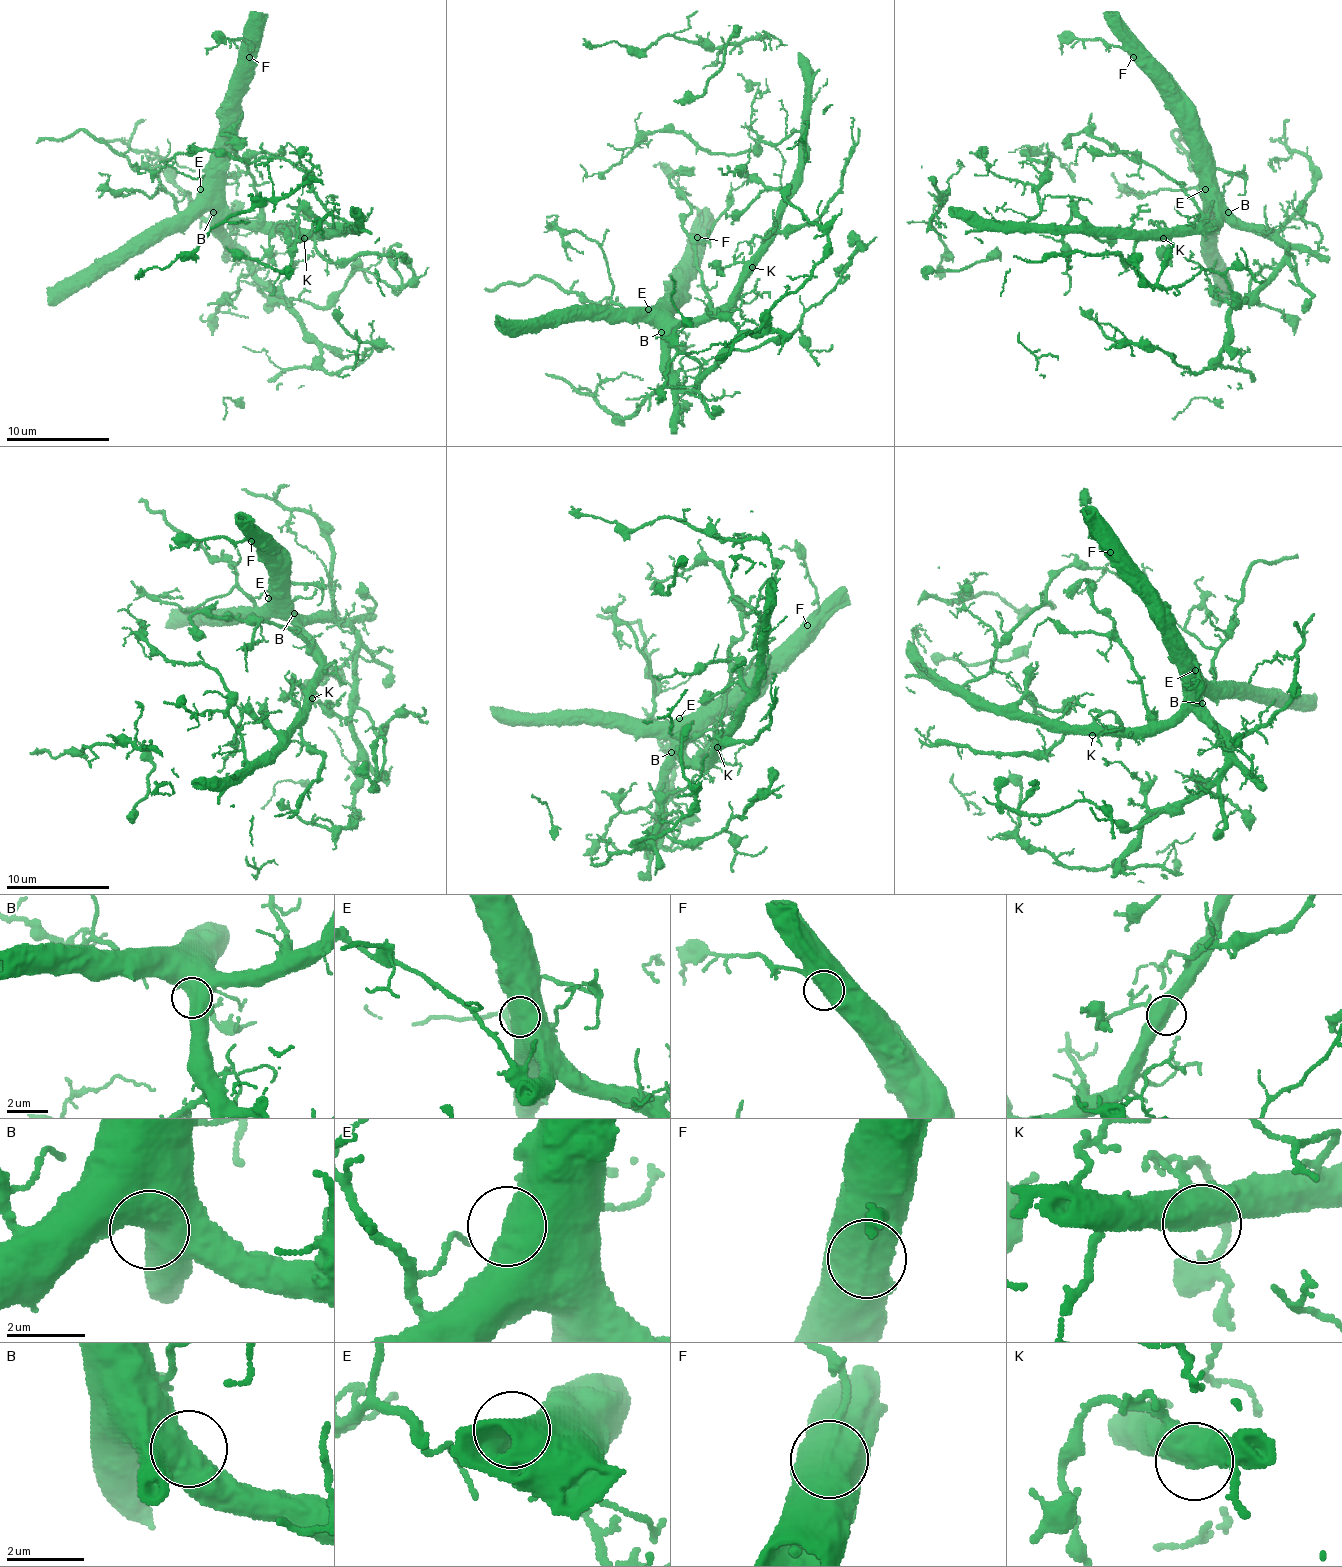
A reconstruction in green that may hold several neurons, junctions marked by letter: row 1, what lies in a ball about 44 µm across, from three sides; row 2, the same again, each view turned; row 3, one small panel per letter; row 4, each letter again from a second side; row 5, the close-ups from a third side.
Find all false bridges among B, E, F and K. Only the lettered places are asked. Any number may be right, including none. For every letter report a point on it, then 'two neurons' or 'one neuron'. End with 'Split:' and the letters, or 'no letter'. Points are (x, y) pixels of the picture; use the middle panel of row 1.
B: at (661, 332); one neuron
E: at (648, 309); one neuron
F: at (697, 237); one neuron
K: at (752, 267); one neuron
Split: no letter

